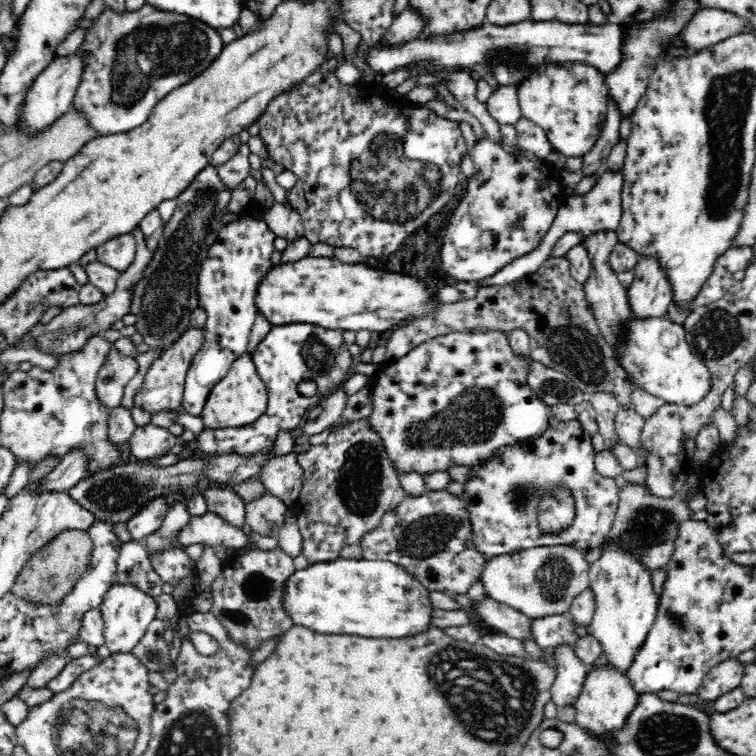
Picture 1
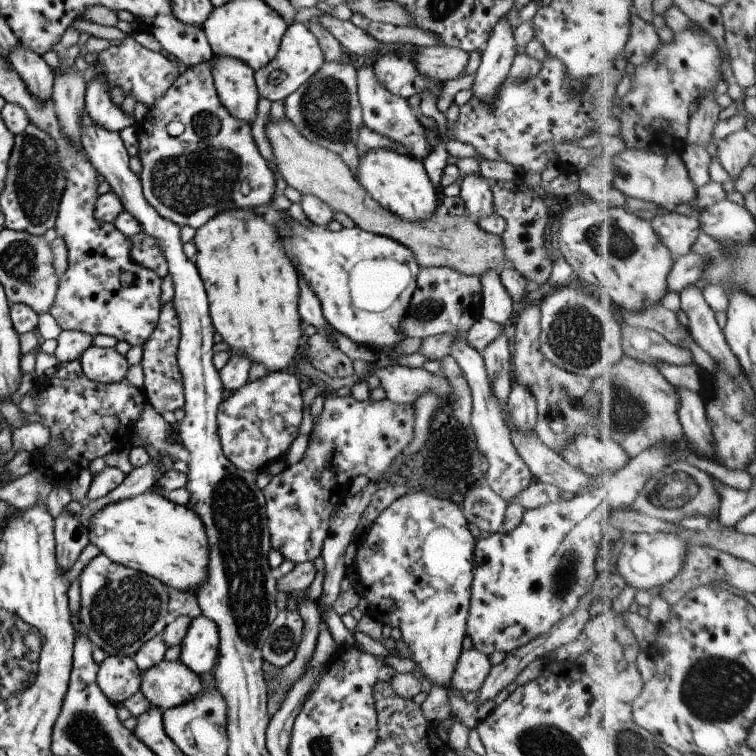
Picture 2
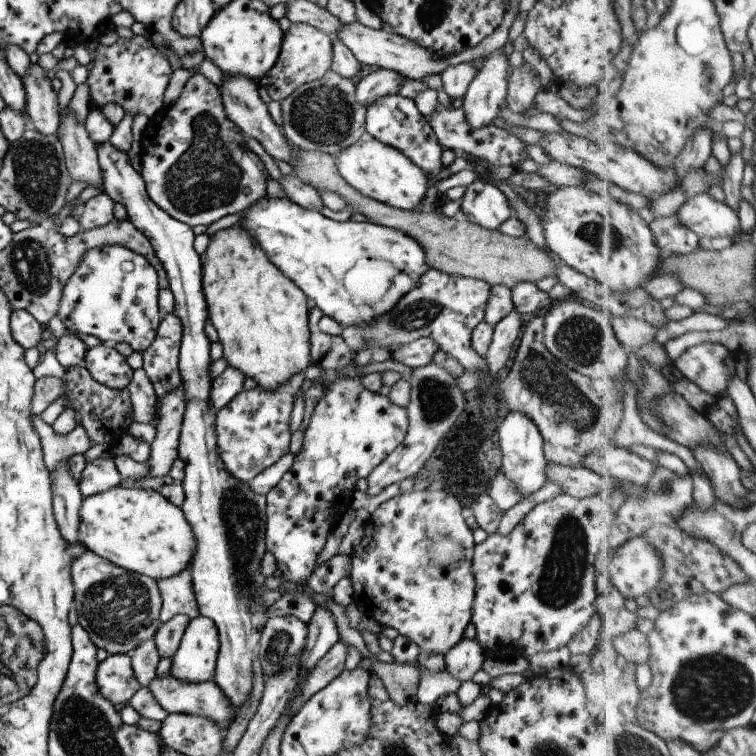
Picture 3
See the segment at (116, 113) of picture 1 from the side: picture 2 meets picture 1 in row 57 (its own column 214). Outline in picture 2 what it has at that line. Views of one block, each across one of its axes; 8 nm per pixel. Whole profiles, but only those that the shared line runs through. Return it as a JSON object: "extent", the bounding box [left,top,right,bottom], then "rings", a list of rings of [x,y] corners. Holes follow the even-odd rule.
{"extent":[134,63,277,230],"rings":[[[208,63],[187,67],[187,70],[183,74],[180,73],[174,81],[174,84],[164,92],[164,96],[162,96],[162,98],[158,96],[158,100],[154,102],[154,106],[149,108],[146,118],[135,127],[134,131],[138,143],[137,155],[142,164],[142,172],[138,176],[138,178],[140,178],[140,184],[142,184],[142,194],[144,194],[146,202],[150,204],[156,212],[159,212],[162,218],[170,220],[170,222],[174,222],[174,224],[178,224],[178,226],[190,226],[196,230],[200,228],[200,226],[204,226],[208,220],[212,220],[216,214],[224,212],[224,210],[232,210],[232,208],[254,209],[259,206],[268,206],[274,201],[277,195],[275,182],[277,175],[268,168],[268,162],[260,155],[258,147],[256,147],[256,142],[254,142],[254,138],[252,137],[251,124],[234,118],[234,116],[226,110],[226,107],[222,104],[217,94]],[[169,122],[182,122],[182,126],[184,126],[182,134],[170,134],[170,132],[168,132]]]}

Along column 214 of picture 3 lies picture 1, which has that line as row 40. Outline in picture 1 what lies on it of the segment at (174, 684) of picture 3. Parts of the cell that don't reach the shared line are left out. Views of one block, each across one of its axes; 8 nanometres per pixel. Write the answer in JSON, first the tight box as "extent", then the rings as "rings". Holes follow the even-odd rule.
{"extent":[680,7,755,54],"rings":[[[704,7],[690,19],[680,37],[688,52],[694,54],[728,36],[734,36],[740,32],[754,34],[754,30],[755,28],[746,19],[734,13]]]}

